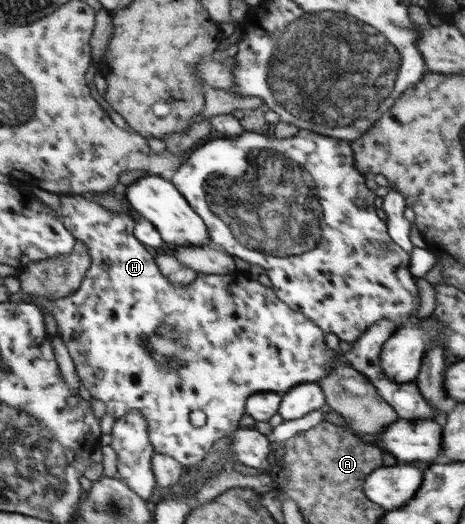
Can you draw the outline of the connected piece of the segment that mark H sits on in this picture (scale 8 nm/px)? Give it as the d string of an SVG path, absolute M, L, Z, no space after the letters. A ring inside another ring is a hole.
M62 195L62 214L61 219L66 224L68 229L72 231L74 235L85 242L93 254L93 265L89 269L88 277L85 278L85 282L81 285L75 294L56 299L55 301L42 301L42 304L47 308L49 314L53 314L59 322L59 336L63 337L63 340L67 342L69 350L78 366L79 374L81 375L82 382L85 387L92 393L92 396L103 400L107 403L109 408L109 414L114 417L121 418L133 410L139 410L145 414L145 418L149 420L149 430L152 431L153 444L156 446L157 453L169 454L176 460L179 460L181 464L184 464L189 470L194 465L195 467L204 461L208 457L209 451L215 446L217 440L231 436L233 432L239 430L241 427L241 418L248 413L248 400L255 394L265 392L279 392L286 394L291 392L296 386L304 385L305 383L317 383L324 380L329 373L333 373L333 365L337 364L337 357L341 358L341 361L349 363L352 367L361 371L369 379L371 379L377 390L384 397L391 406L397 406L397 414L399 418L423 418L423 420L435 420L435 410L427 404L427 400L421 396L419 388L413 386L413 384L397 384L397 382L391 382L389 376L381 372L379 368L379 355L381 355L381 349L383 349L383 343L398 329L397 323L391 321L391 319L381 319L373 324L372 328L369 328L368 332L365 332L364 336L361 336L360 340L355 341L352 344L352 348L349 351L342 352L338 350L329 350L327 348L327 334L318 323L309 318L309 315L303 314L301 311L293 310L293 307L289 306L288 303L281 300L280 295L274 289L274 285L265 286L265 282L257 281L257 278L242 278L241 274L236 272L227 274L207 274L199 273L197 280L189 285L181 285L181 283L173 283L169 279L168 275L161 270L155 256L149 252L149 248L144 242L141 242L140 238L136 235L137 219L132 218L128 214L115 213L109 210L104 203L100 203L96 199L90 199L83 195ZM195 410L202 410L207 414L206 425L199 427L195 426L191 422L191 414Z

